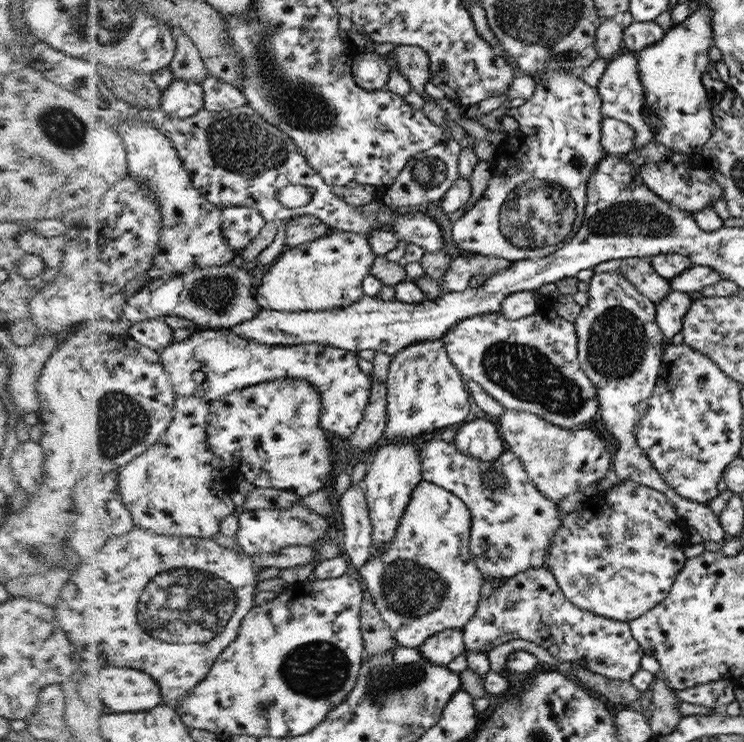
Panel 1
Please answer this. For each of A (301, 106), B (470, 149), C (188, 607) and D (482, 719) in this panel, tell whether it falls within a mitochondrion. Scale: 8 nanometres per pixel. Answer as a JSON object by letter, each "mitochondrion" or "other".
{"A":"mitochondrion","B":"other","C":"mitochondrion","D":"other"}

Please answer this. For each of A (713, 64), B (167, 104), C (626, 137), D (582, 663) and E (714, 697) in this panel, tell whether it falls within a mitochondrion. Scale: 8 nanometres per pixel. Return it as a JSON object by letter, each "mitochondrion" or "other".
{"A":"other","B":"other","C":"other","D":"other","E":"other"}

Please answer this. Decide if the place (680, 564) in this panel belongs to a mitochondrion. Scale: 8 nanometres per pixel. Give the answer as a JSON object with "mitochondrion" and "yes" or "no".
{"mitochondrion":"no"}

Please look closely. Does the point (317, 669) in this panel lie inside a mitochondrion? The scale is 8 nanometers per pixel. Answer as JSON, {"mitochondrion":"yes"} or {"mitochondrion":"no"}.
{"mitochondrion":"yes"}

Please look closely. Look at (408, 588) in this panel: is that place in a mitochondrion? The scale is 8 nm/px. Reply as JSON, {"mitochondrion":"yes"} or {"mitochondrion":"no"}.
{"mitochondrion":"yes"}

